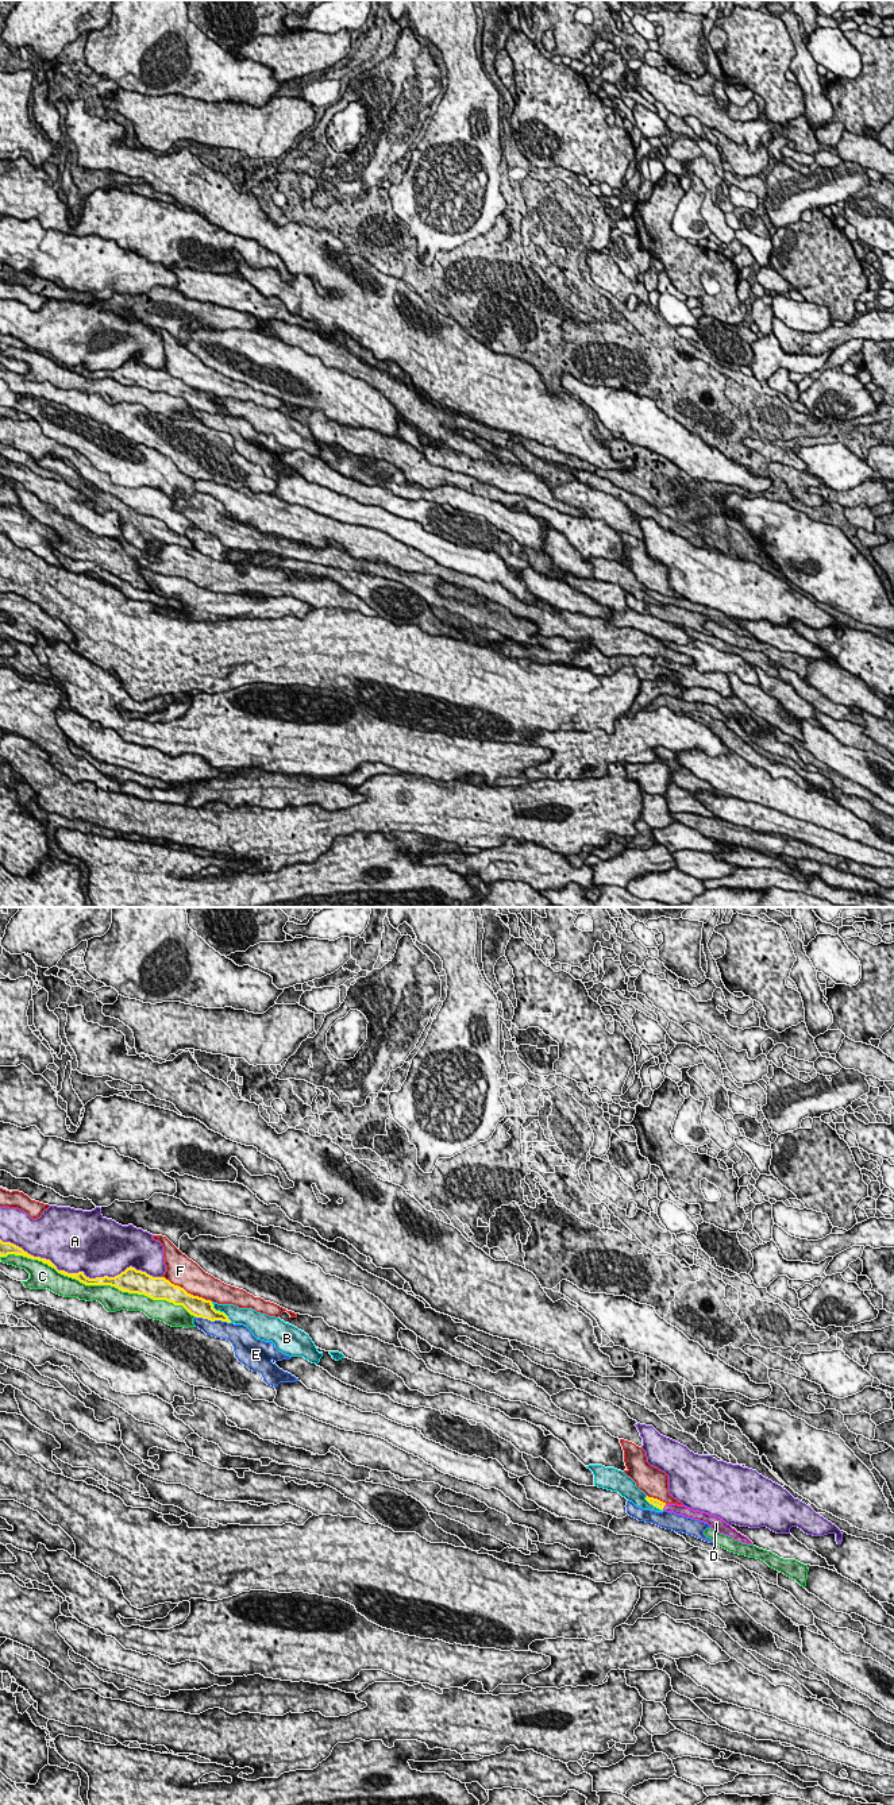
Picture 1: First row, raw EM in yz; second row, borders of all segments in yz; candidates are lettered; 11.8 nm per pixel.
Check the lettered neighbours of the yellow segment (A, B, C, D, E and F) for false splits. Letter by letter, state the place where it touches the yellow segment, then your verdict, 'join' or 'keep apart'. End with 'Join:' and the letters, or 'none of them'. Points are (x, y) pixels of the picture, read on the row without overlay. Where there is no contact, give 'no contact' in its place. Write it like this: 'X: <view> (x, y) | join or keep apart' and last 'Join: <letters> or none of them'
A: yz (81, 365) | keep apart
B: yz (219, 404) | keep apart
C: yz (99, 377) | keep apart
D: yz (663, 600) | join
E: yz (214, 413) | keep apart
F: yz (185, 384) | keep apart
Join: D

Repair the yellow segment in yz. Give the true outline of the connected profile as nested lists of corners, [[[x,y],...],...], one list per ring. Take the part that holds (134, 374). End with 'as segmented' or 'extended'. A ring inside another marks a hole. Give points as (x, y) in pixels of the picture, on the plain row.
[[[0,332],[0,350],[7,350],[8,347],[23,348],[31,352],[42,354],[43,356],[54,360],[58,366],[76,371],[85,378],[111,378],[122,385],[144,387],[153,393],[166,393],[174,398],[182,398],[190,408],[196,410],[208,412],[211,414],[221,413],[231,416],[224,405],[216,404],[213,401],[211,393],[193,389],[184,381],[172,377],[165,370],[153,370],[146,365],[136,363],[132,359],[127,360],[124,365],[115,370],[104,369],[89,371],[84,367],[84,365],[68,366],[65,363],[58,363],[50,352],[34,350],[24,344],[22,340],[11,335],[3,335]]]; as segmented

